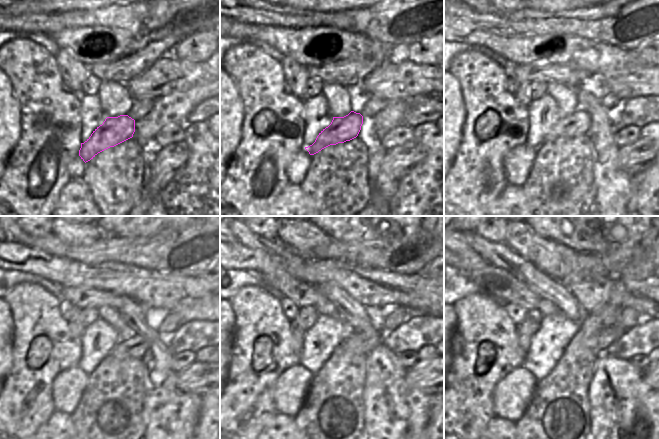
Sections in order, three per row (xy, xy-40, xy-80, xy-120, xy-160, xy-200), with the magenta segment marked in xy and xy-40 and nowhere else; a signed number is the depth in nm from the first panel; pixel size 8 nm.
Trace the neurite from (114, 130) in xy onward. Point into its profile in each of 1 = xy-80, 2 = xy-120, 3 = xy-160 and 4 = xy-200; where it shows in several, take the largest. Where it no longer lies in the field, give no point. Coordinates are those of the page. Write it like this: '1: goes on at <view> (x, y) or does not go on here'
1: goes on at xy-80 (578, 123)
2: goes on at xy-120 (135, 346)
3: goes on at xy-160 (366, 340)
4: goes on at xy-200 (609, 335)

